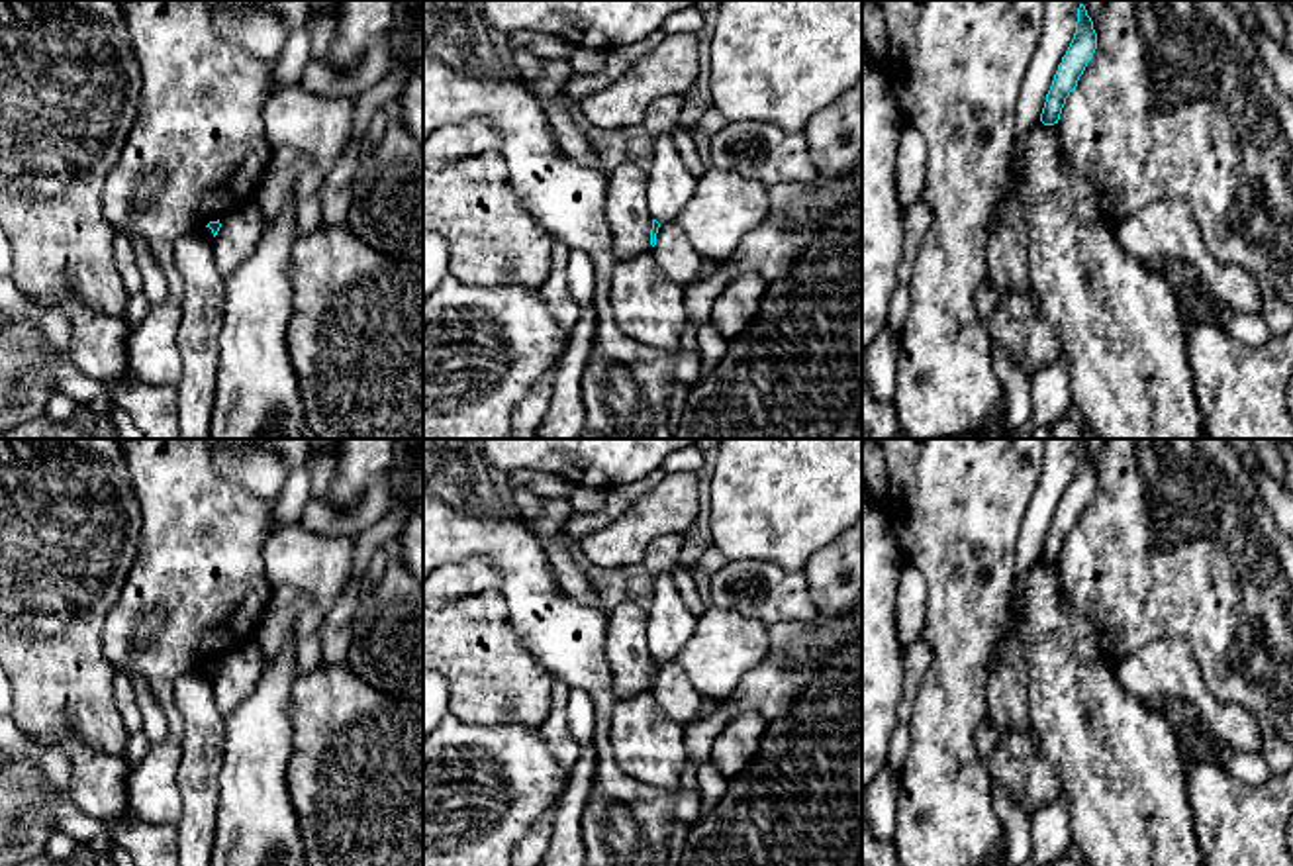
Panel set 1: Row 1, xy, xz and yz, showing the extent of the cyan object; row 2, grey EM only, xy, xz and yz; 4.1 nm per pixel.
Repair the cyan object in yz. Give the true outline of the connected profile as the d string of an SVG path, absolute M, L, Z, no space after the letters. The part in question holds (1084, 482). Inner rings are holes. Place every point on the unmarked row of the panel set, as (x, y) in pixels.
M1083 443L1078 447L1074 478L1058 504L1052 525L1040 553L1044 564L1054 564L1060 558L1066 537L1076 529L1079 515L1097 488L1097 472Z

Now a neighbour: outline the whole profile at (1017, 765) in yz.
M1032 727L1027 733L1001 735L982 758L991 784L997 784L1030 817L1060 795L1060 776L1044 756Z

